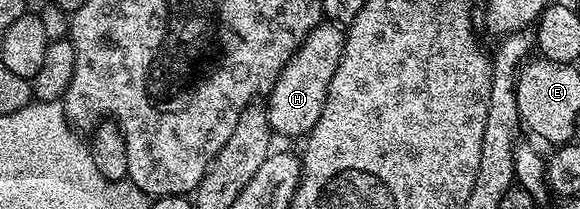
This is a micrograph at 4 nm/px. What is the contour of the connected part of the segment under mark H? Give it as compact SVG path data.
M324 21L313 31L309 31L306 38L300 42L300 47L276 78L276 84L272 86L266 99L269 125L277 136L280 134L304 137L314 129L322 113L326 93L330 89L334 69L338 69L338 61L342 57L344 36L345 32L337 24Z

